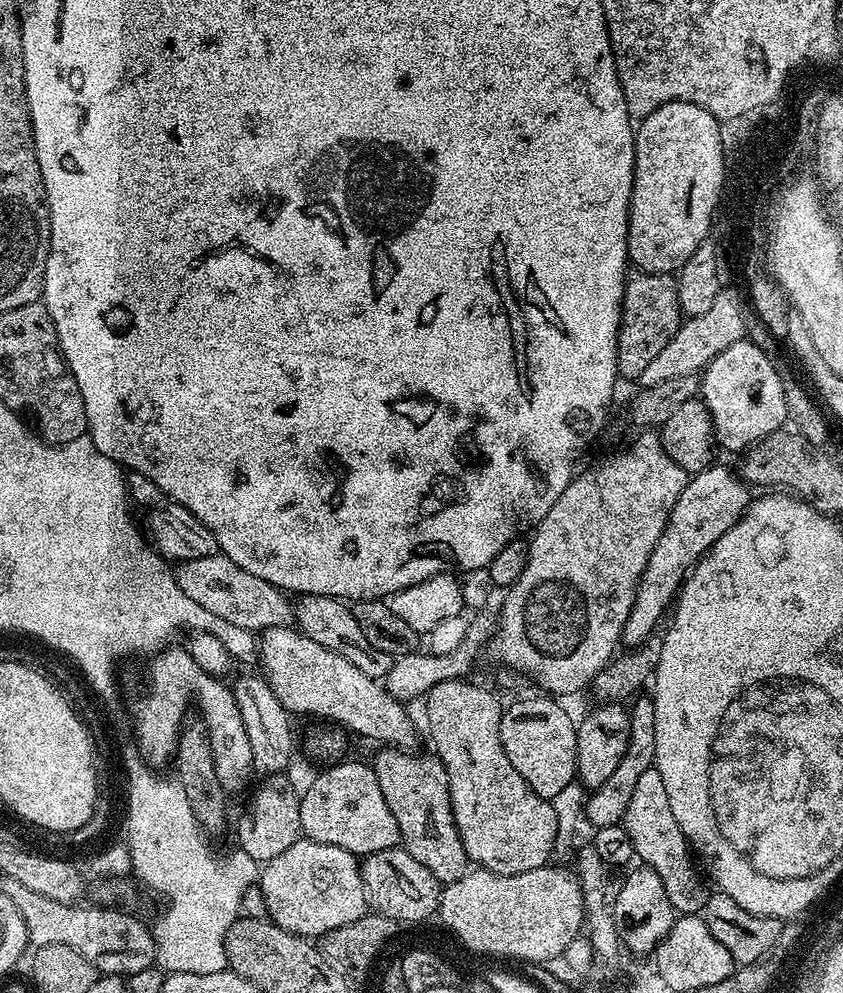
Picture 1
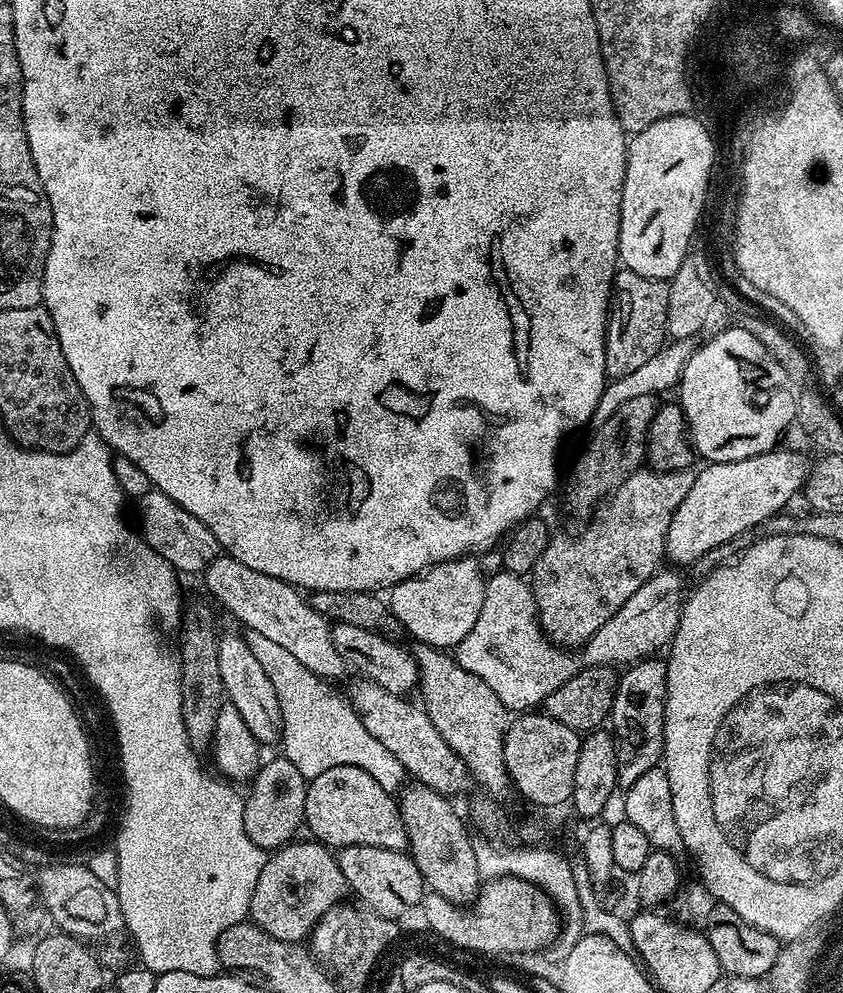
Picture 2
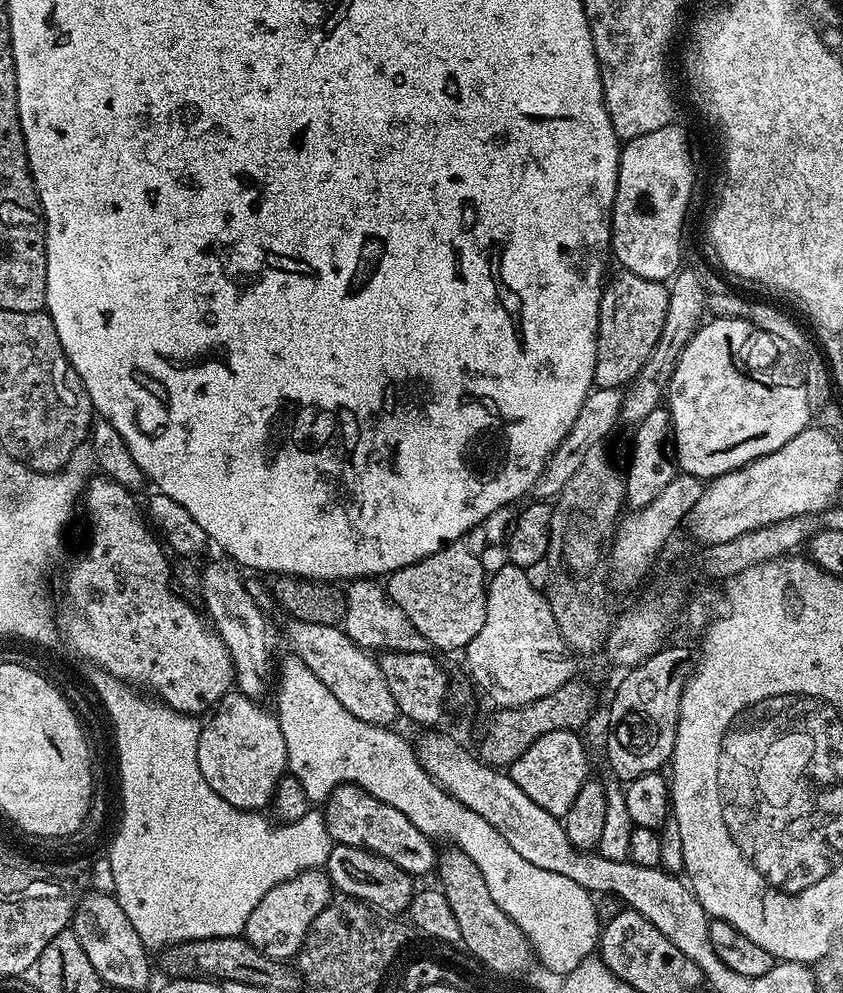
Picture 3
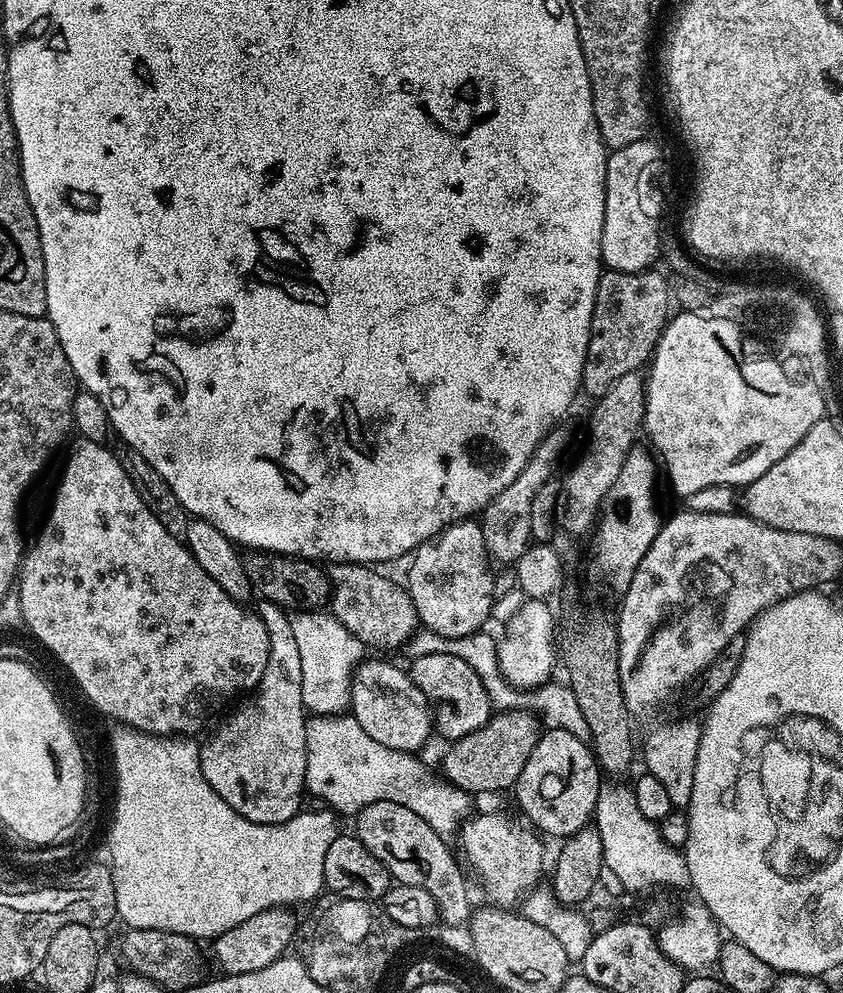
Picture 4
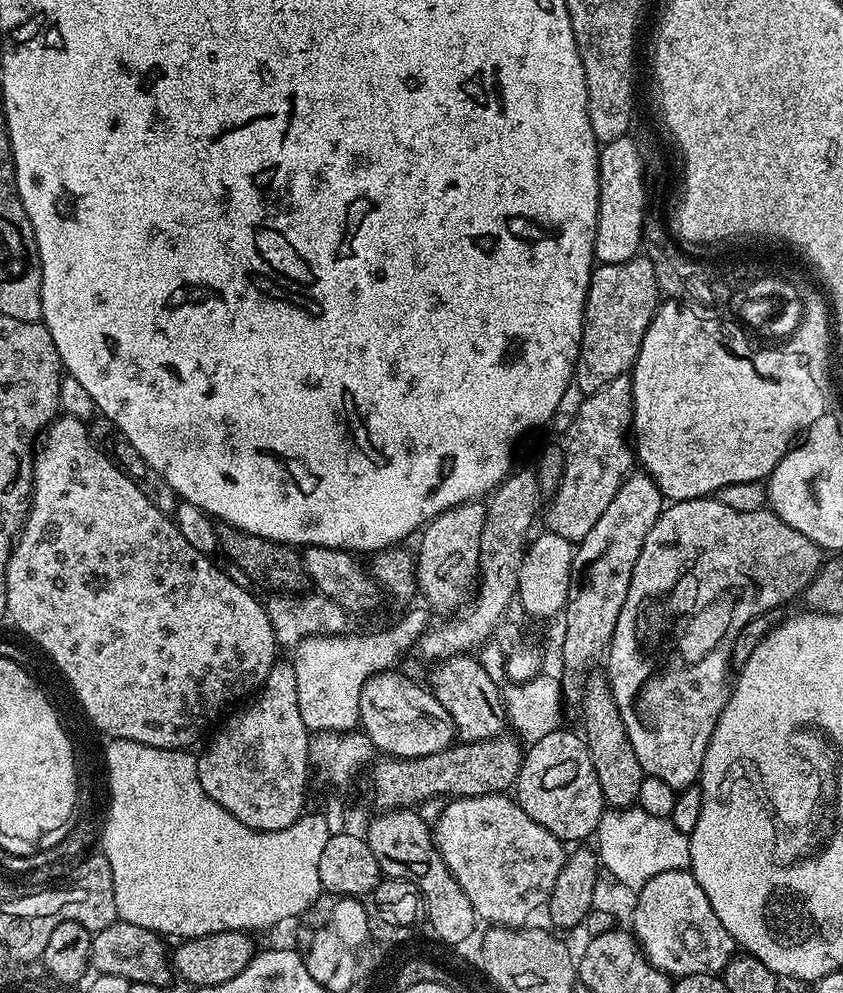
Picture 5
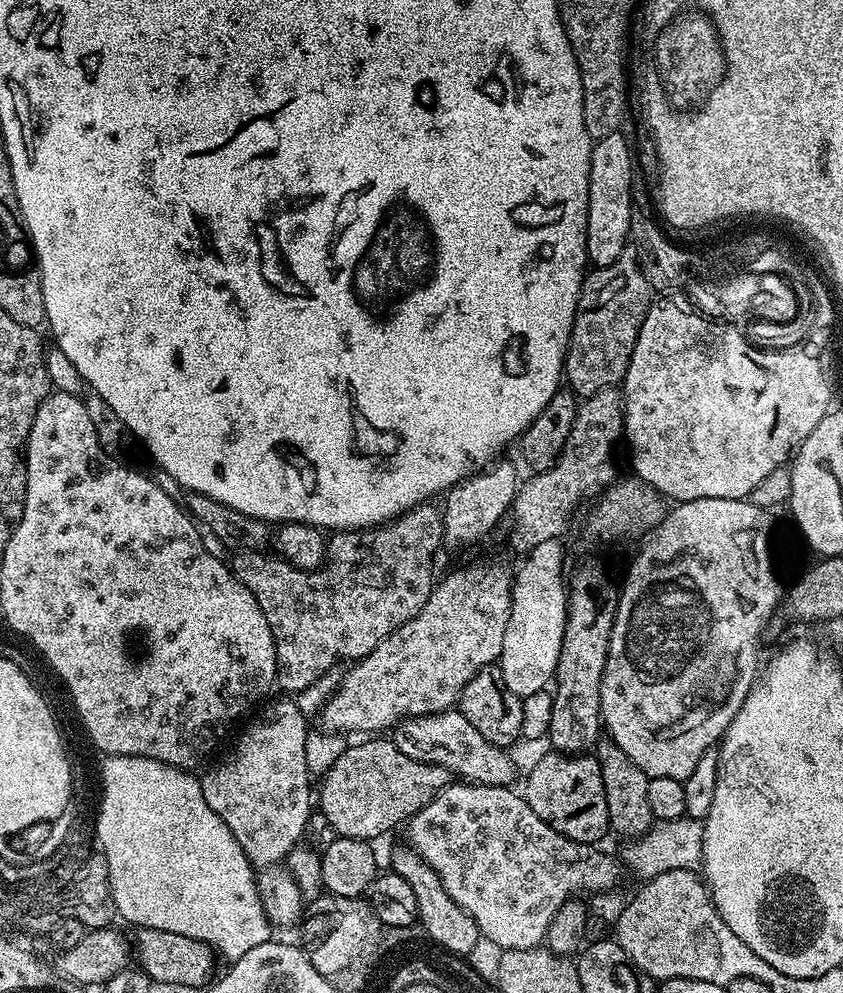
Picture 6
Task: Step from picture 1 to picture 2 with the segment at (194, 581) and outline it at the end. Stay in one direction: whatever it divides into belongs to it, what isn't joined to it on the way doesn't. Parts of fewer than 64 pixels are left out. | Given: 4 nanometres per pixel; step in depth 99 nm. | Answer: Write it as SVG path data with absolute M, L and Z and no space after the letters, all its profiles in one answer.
M227 554L219 555L207 567L202 578L209 594L230 615L241 620L248 632L257 632L271 638L277 646L283 646L289 654L294 654L294 658L298 658L306 670L328 682L346 672L342 654L338 654L332 641L329 621L314 611L311 603L305 597L303 600L300 597L303 595L293 585L258 570L250 570L250 566L242 566L242 562Z

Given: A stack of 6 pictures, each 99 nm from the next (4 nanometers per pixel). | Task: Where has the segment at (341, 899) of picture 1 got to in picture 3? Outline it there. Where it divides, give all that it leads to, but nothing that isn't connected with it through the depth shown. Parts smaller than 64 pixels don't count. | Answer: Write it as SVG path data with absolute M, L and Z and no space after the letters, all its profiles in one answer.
M307 868L304 872L299 872L280 884L275 884L261 898L244 924L242 935L265 956L271 956L278 962L287 961L287 956L288 959L295 957L298 948L304 945L308 927L319 912L329 904L333 896L334 889L327 871L320 868Z

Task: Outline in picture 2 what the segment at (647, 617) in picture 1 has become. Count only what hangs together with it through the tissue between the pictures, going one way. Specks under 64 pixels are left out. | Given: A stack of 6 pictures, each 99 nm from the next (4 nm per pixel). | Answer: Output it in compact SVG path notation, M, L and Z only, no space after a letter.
M773 450L764 452L754 458L746 458L738 462L722 462L708 464L701 472L694 475L694 486L690 486L690 494L682 498L682 506L674 510L674 518L670 522L670 530L664 535L664 554L676 564L692 564L699 556L728 544L739 538L743 532L764 524L775 512L780 512L792 500L792 495L798 493L808 483L810 463L800 452L780 452Z

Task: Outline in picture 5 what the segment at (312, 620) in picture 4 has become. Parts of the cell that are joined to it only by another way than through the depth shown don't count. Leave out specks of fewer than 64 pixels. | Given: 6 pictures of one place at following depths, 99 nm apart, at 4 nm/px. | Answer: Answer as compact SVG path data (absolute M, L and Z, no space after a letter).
M408 612L397 624L369 636L307 636L294 649L298 682L298 714L312 734L353 731L360 723L358 694L375 672L394 666L403 652L417 647L416 616Z

